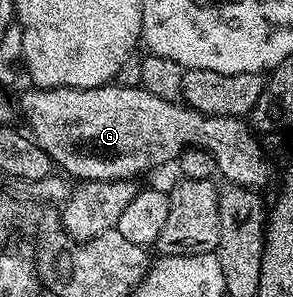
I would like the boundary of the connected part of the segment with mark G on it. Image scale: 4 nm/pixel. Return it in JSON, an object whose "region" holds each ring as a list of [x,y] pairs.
{"region":[[[111,83],[95,89],[39,89],[30,90],[16,101],[17,108],[30,124],[29,136],[58,165],[63,174],[78,181],[124,181],[141,178],[141,173],[178,159],[183,150],[194,146],[206,149],[214,157],[217,172],[227,177],[230,185],[262,191],[270,181],[270,161],[262,150],[259,138],[245,120],[237,117],[210,117],[197,109],[183,107],[178,101],[165,101],[141,87]]]}

